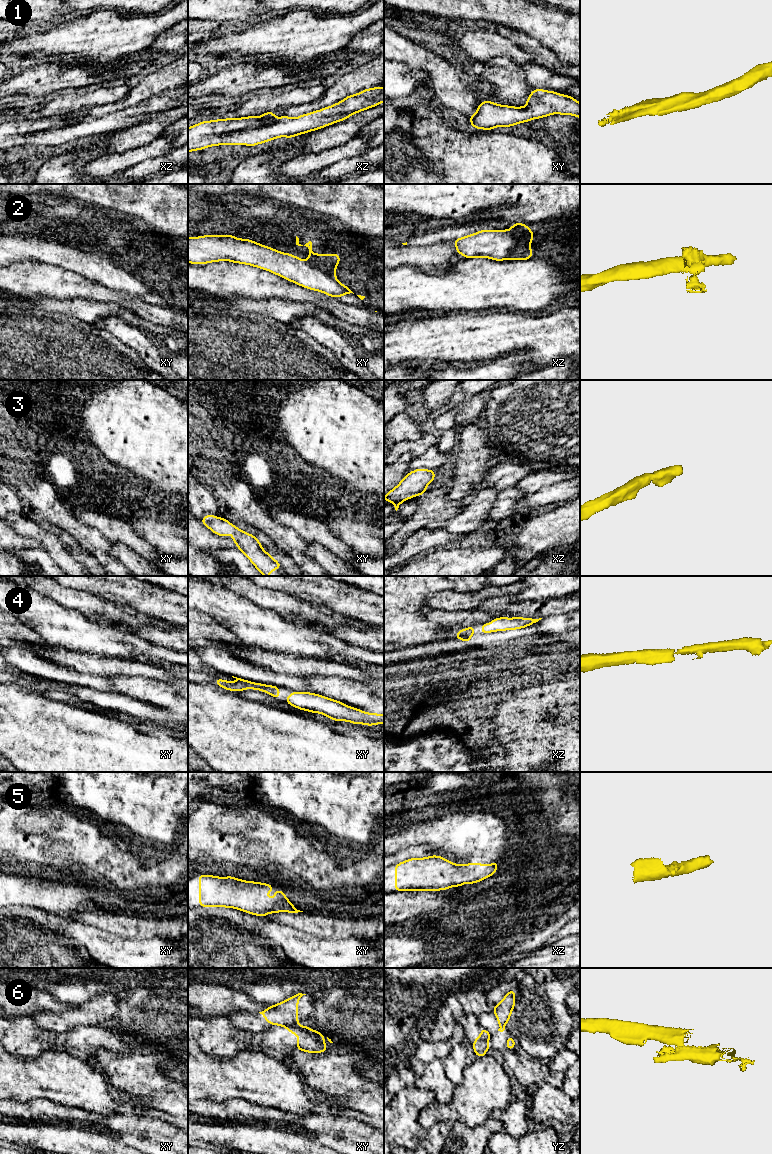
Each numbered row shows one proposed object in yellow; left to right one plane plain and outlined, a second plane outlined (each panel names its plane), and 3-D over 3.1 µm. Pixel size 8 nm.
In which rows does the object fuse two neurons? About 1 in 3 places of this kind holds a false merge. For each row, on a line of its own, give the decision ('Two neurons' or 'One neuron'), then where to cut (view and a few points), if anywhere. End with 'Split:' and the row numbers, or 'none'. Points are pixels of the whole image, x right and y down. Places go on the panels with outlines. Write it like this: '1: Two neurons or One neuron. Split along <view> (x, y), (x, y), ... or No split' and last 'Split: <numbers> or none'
1: One neuron. No split
2: One neuron. No split
3: One neuron. No split
4: One neuron. No split
5: One neuron. No split
6: Two neurons. Split along xy (298, 1025), (287, 1025), (285, 1027)
Split: 6

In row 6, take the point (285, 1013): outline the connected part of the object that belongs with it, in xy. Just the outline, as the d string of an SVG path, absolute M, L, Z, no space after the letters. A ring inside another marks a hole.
M298 993L289 999L269 1006L266 1010L259 1012L265 1020L272 1025L279 1026L299 1026L298 1023L298 1001L306 994Z

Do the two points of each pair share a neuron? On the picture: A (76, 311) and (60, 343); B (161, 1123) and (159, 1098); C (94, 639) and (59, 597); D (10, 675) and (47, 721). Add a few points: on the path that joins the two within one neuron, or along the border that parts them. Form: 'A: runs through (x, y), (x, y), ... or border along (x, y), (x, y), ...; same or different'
A: border along (50, 311), (71, 315), (93, 325); different
B: border along (144, 1107), (162, 1110), (173, 1120); different
C: border along (46, 598), (76, 608), (89, 618); different
D: border along (10, 684), (26, 691), (33, 691); different

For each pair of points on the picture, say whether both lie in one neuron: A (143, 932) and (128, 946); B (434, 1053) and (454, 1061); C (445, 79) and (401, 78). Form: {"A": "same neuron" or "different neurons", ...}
{"A": "different neurons", "B": "different neurons", "C": "different neurons"}

